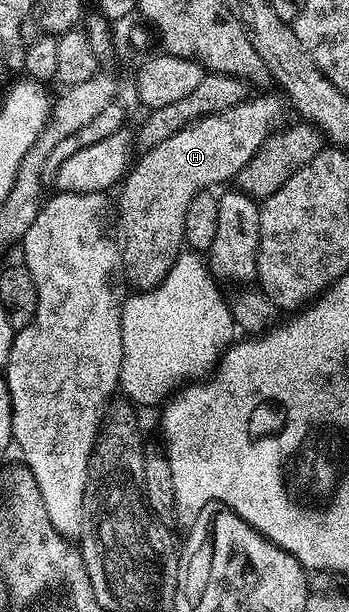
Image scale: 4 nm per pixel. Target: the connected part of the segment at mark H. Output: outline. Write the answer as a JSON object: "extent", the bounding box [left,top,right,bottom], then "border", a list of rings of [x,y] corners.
{"extent":[116,95,283,291],"border":[[[275,95],[253,96],[247,102],[198,119],[137,156],[116,195],[120,263],[124,271],[126,267],[126,279],[134,286],[131,288],[151,291],[174,270],[174,260],[184,247],[184,217],[191,200],[200,191],[214,189],[217,183],[237,180],[252,153],[283,122],[283,100]]]}

